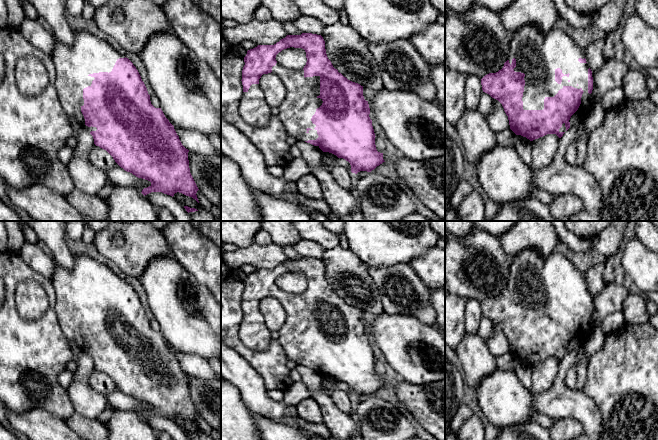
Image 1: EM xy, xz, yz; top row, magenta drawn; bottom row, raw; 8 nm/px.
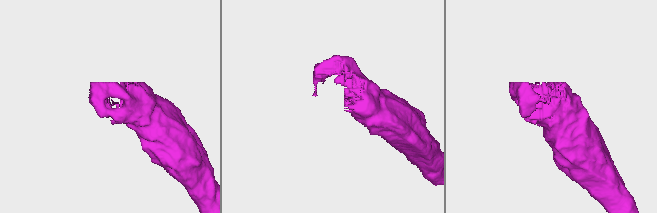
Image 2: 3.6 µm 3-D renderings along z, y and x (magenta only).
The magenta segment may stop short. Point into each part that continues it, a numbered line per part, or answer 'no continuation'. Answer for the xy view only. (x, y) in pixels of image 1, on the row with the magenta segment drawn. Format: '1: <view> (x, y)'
1: xy (88, 54)

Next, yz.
1: yz (537, 55)

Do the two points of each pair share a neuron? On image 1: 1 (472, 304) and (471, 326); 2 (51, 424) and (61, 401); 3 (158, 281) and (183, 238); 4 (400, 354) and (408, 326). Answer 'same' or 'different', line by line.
1: same
2: different
3: different
4: same

